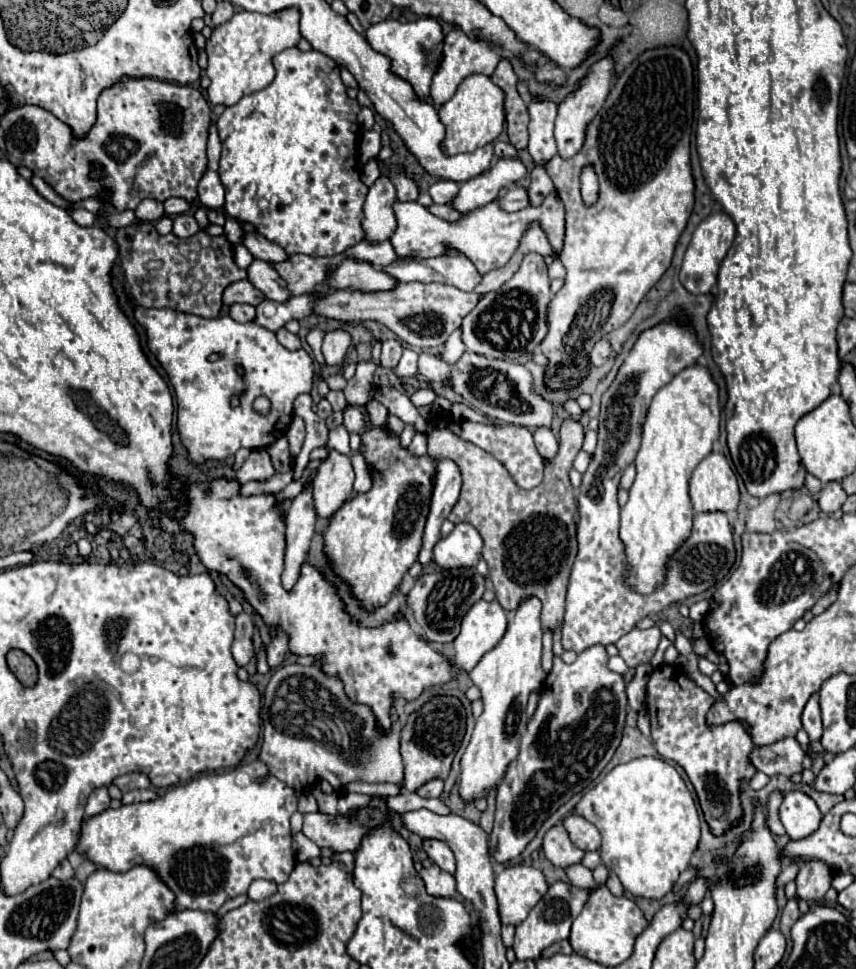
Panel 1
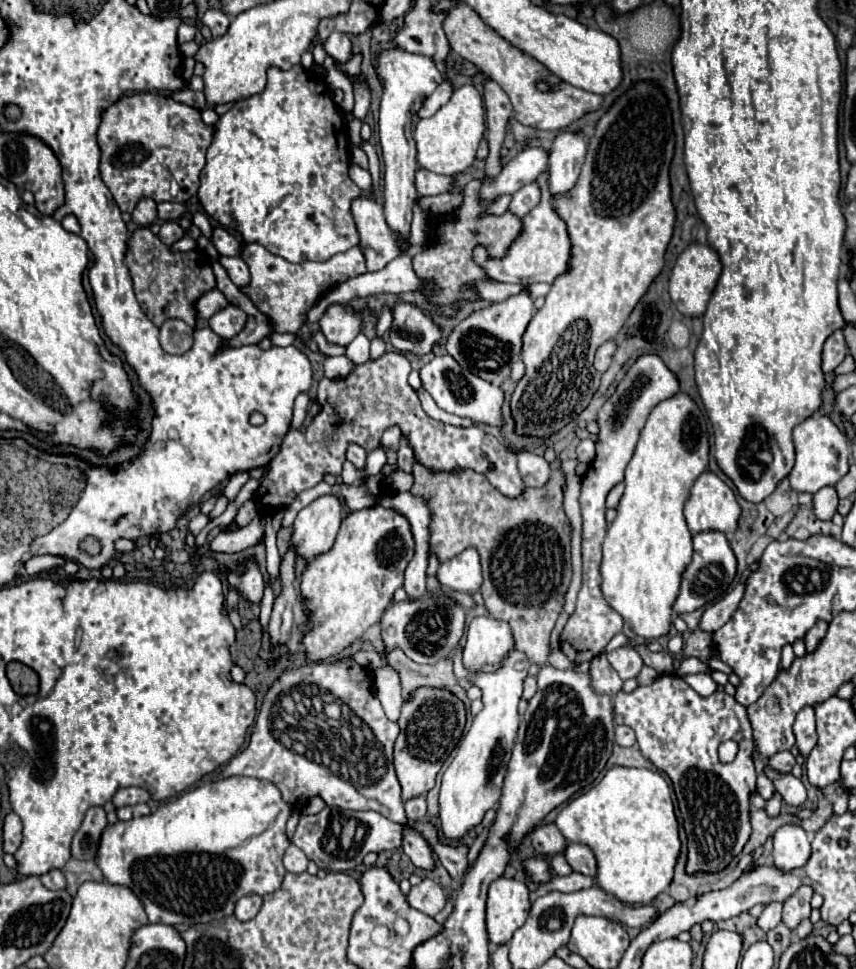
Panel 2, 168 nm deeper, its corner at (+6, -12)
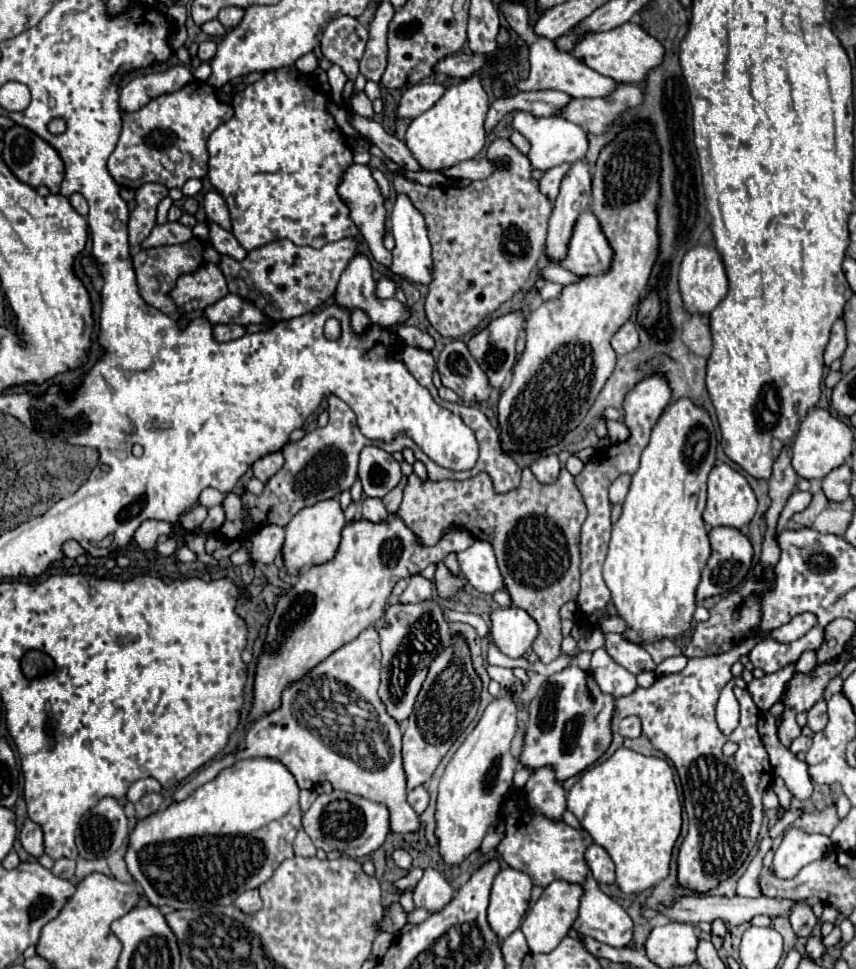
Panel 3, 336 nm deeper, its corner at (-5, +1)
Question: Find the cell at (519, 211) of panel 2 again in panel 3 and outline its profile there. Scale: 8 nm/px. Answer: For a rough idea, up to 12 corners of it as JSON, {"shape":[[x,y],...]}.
{"shape":[[558,165],[540,179],[540,191],[552,201],[570,165]]}

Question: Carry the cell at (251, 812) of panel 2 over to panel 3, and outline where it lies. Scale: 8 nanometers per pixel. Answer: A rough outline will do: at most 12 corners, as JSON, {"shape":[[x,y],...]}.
{"shape":[[276,759],[236,761],[136,823],[156,907],[232,905],[302,817]]}

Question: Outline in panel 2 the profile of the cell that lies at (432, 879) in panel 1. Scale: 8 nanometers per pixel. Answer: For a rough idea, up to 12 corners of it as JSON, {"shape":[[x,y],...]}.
{"shape":[[425,878],[407,894],[411,908],[435,916],[447,896],[437,882]]}

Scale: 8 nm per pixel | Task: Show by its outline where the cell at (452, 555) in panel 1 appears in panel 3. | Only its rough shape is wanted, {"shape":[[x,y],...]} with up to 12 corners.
{"shape":[[474,541],[458,555],[464,577],[480,593],[504,589],[494,549]]}

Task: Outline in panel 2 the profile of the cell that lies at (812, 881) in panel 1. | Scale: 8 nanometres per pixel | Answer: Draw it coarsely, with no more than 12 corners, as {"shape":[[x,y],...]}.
{"shape":[[811,886],[785,900],[783,922],[791,930],[811,914]]}

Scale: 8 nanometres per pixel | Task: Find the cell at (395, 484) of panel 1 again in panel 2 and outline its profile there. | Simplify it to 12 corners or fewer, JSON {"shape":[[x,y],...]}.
{"shape":[[393,508],[351,512],[303,572],[321,662],[403,586],[415,542]]}

